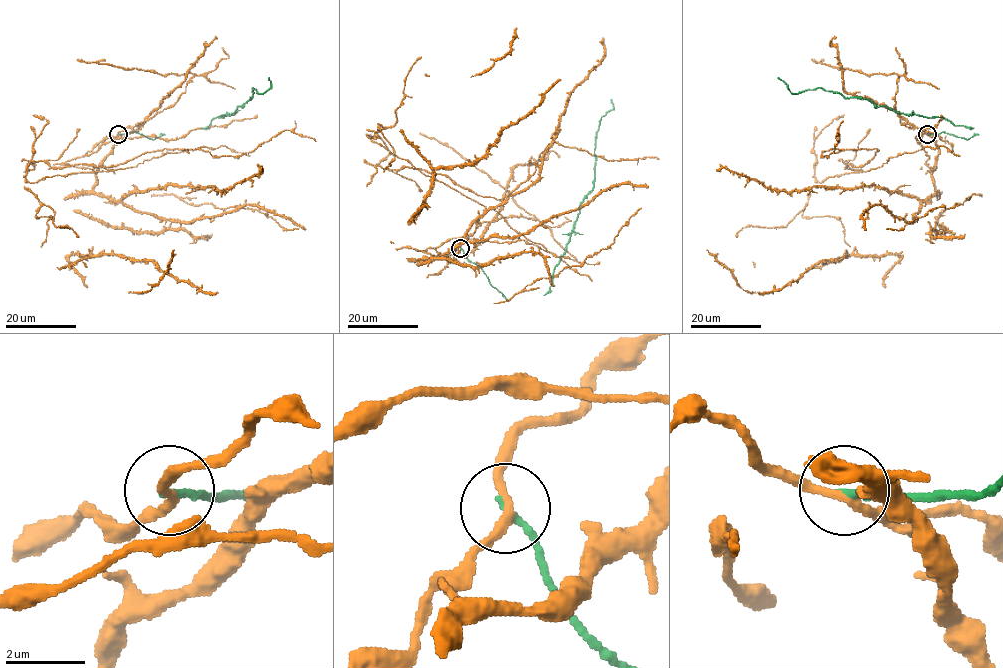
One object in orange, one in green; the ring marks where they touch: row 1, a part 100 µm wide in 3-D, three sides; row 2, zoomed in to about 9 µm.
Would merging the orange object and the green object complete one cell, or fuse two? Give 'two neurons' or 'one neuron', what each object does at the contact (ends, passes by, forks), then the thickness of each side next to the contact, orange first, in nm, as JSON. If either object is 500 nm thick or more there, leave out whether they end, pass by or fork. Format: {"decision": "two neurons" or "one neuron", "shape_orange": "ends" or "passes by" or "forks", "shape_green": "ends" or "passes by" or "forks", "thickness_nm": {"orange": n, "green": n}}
{"decision": "two neurons", "shape_orange": "passes by", "shape_green": "ends", "thickness_nm": {"orange": 200, "green": 190}}

